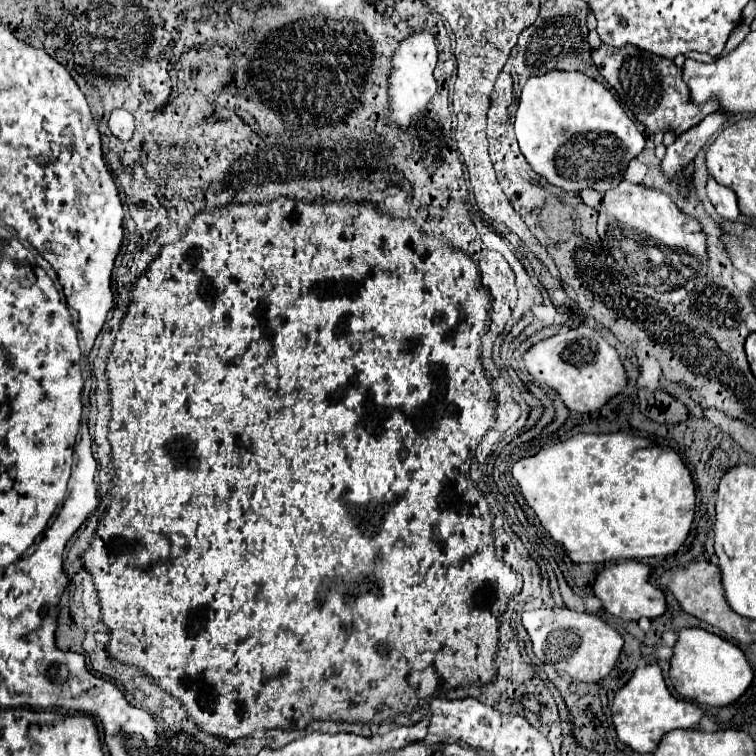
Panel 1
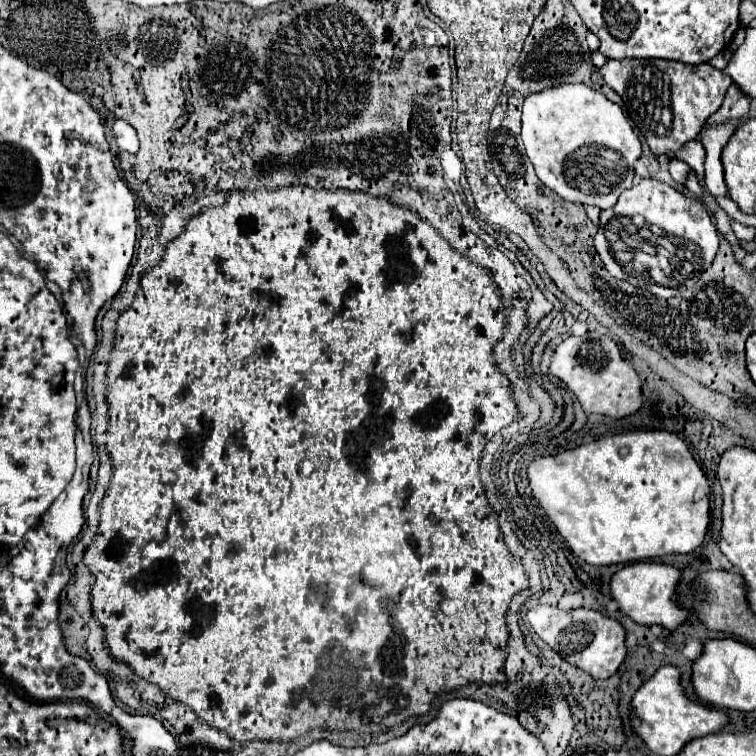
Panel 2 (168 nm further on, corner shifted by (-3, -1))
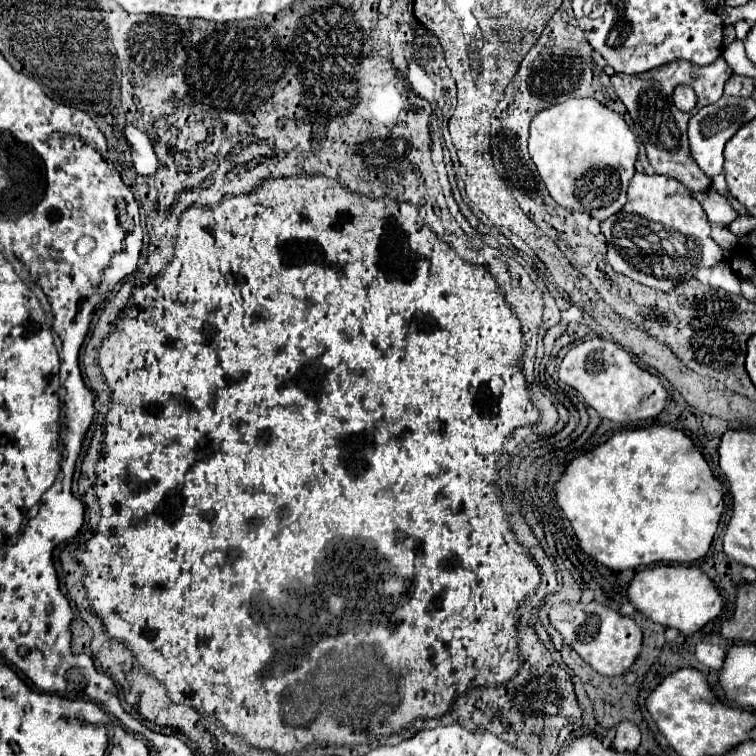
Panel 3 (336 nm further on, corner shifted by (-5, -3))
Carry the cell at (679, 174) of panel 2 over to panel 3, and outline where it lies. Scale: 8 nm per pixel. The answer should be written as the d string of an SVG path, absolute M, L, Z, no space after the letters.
M710 190L708 194L692 194L704 208L710 224L730 225L738 216L724 196Z

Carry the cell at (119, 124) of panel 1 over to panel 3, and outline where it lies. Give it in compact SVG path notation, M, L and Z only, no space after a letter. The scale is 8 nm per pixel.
M132 124L126 126L124 134L126 134L128 146L132 150L132 160L134 160L136 172L140 176L152 176L158 170L158 158L154 154L150 138L142 130L132 126Z

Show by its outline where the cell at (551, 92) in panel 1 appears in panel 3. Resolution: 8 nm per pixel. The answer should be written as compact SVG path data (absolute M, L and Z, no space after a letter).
M570 98L562 104L554 104L542 112L538 112L530 124L528 138L530 156L538 168L542 182L546 184L548 194L566 210L586 212L592 218L604 222L614 216L626 204L626 188L628 180L634 176L634 162L638 154L636 138L624 118L600 104L594 98Z

